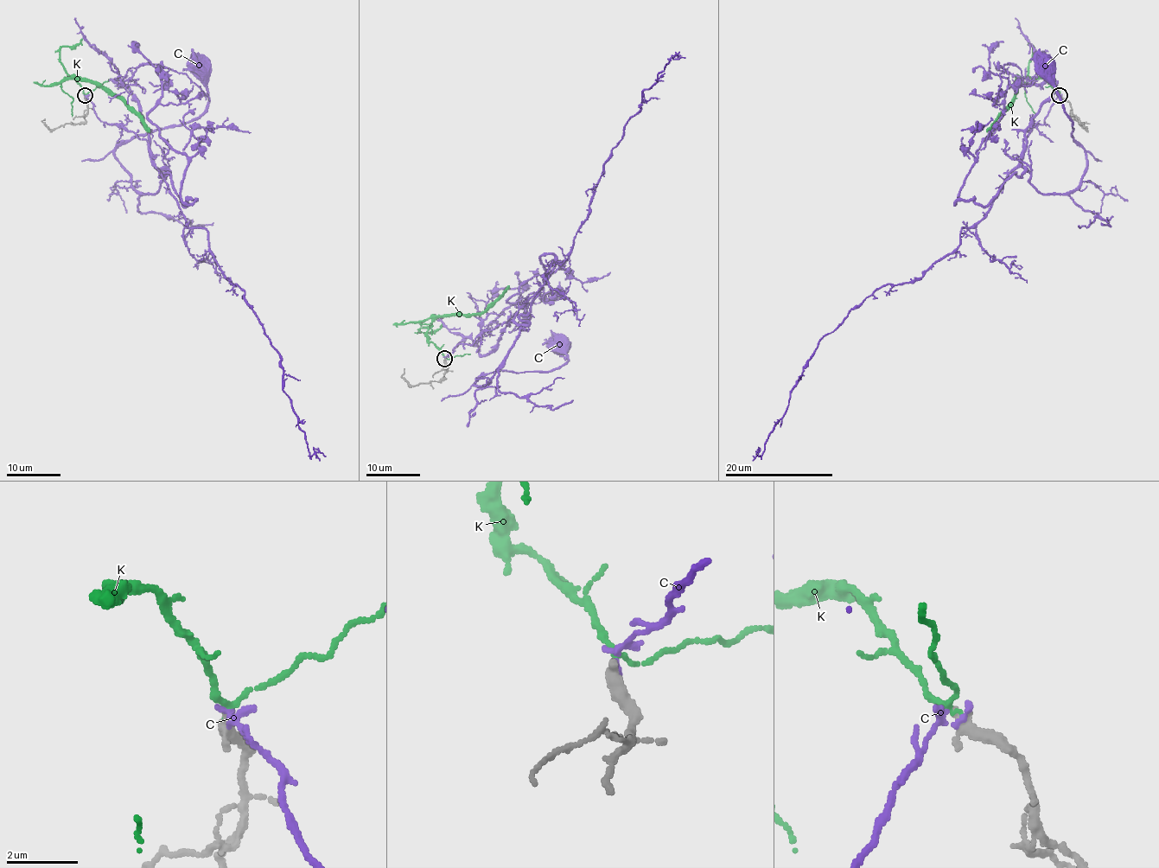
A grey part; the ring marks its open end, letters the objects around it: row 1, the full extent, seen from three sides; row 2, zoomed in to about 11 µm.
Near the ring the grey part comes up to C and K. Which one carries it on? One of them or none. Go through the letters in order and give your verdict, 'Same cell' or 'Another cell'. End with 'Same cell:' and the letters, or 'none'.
C: Another cell
K: Same cell
Same cell: K

